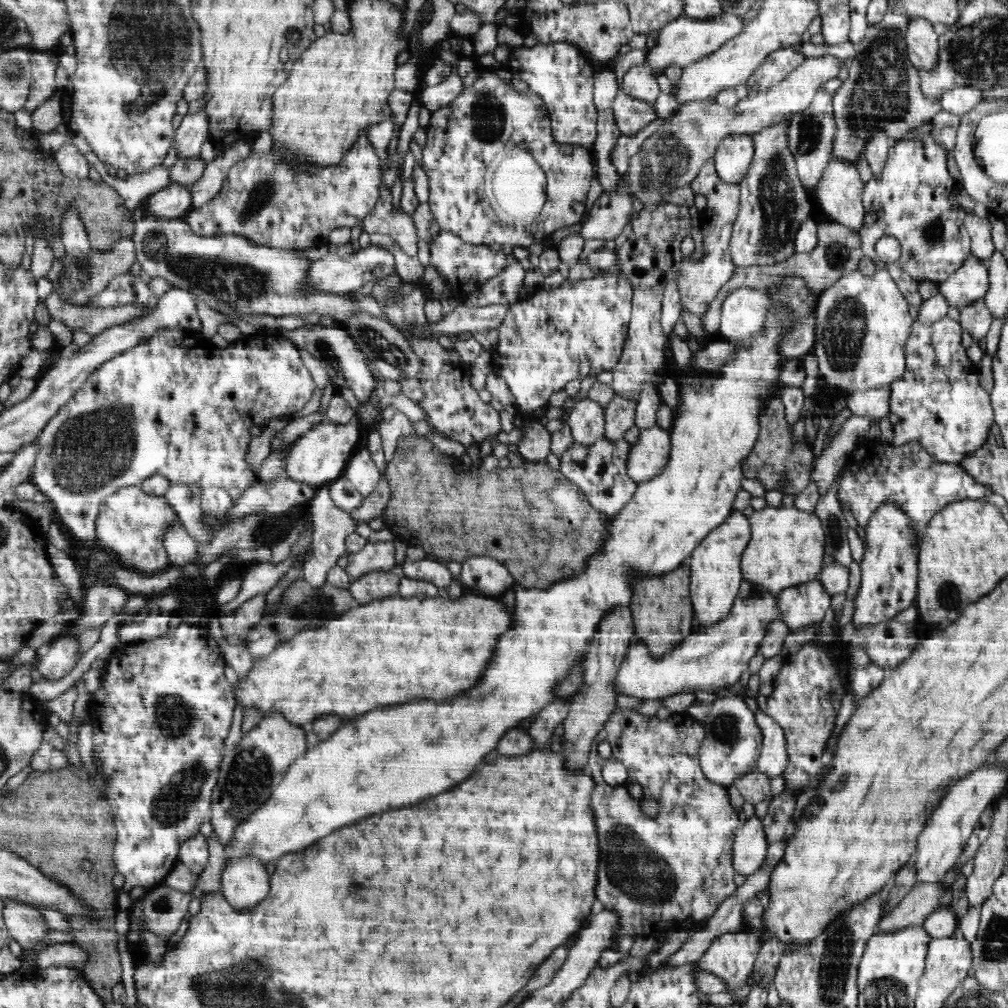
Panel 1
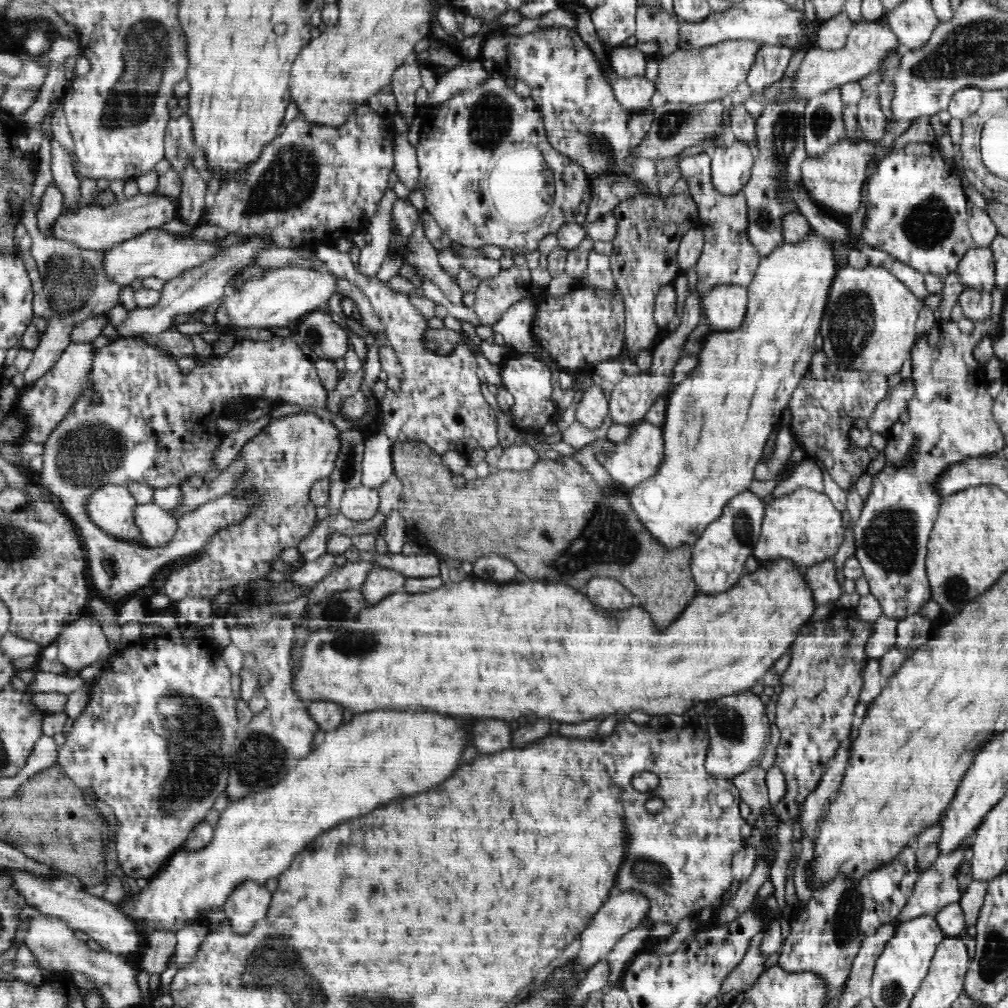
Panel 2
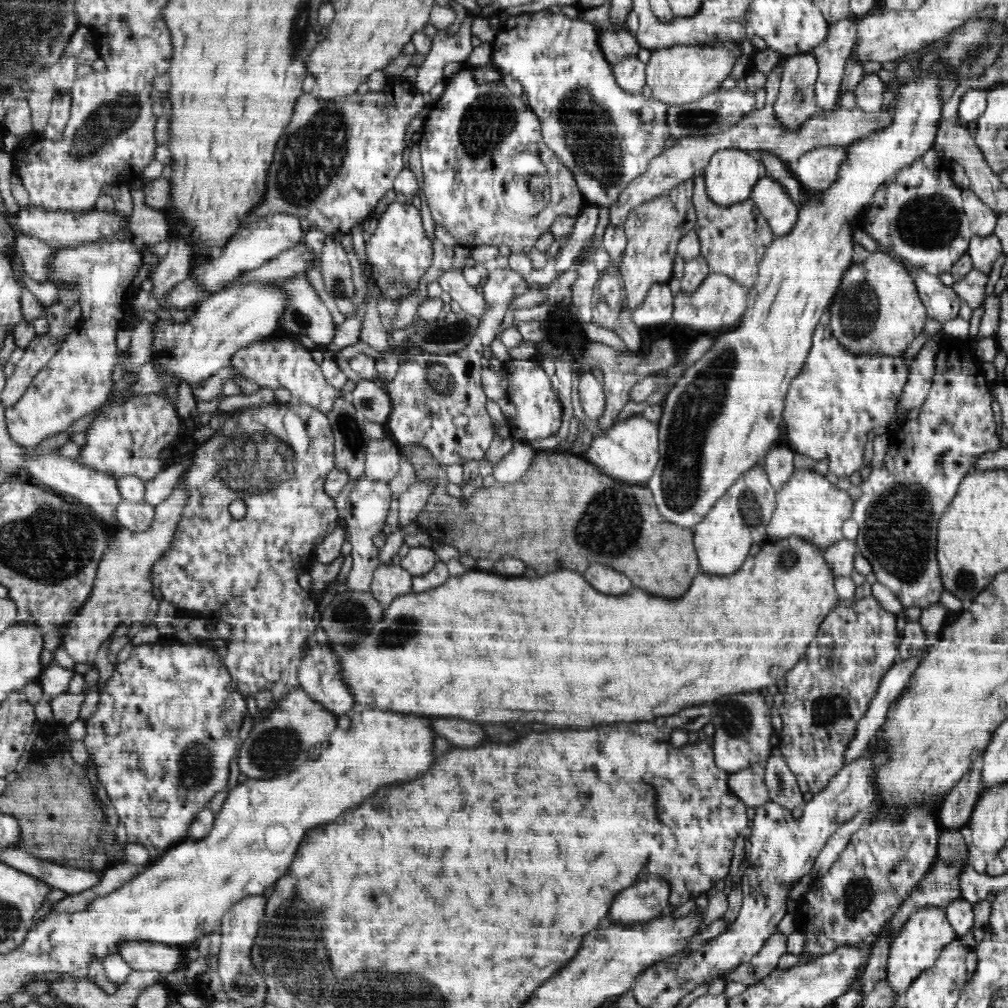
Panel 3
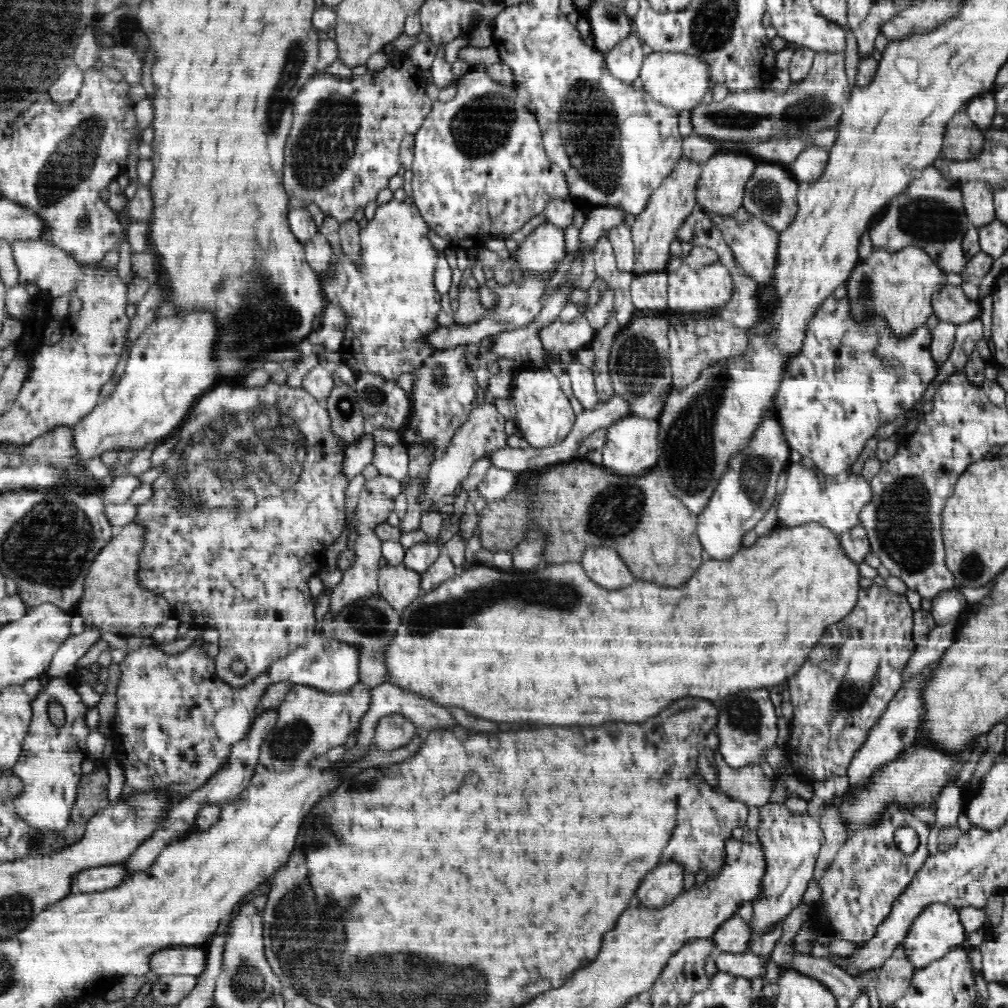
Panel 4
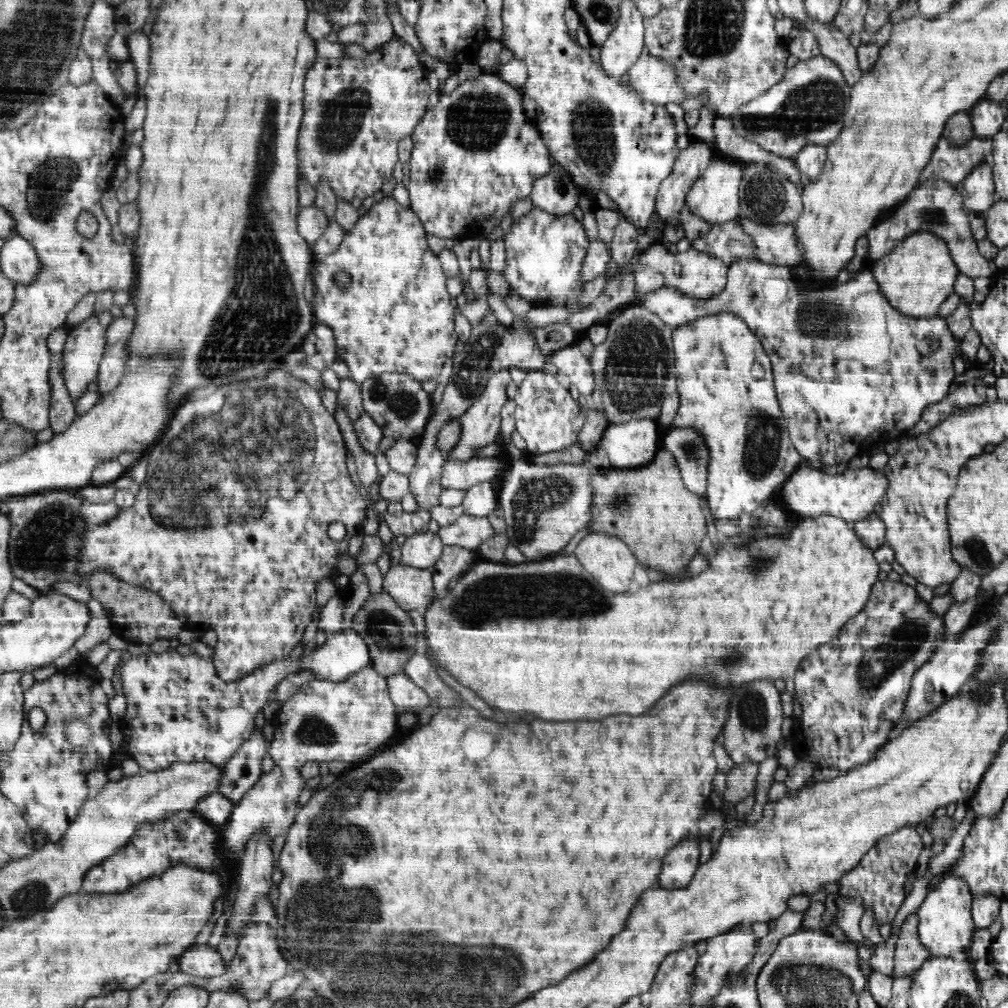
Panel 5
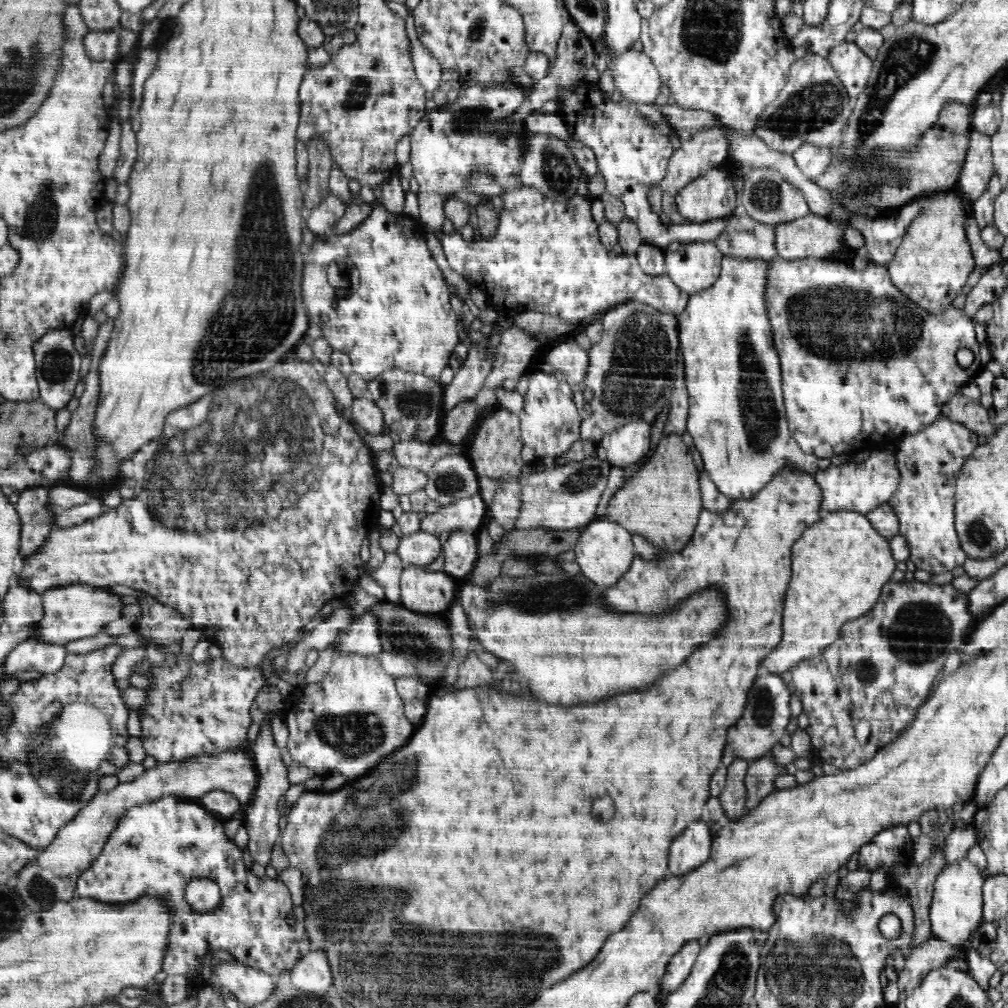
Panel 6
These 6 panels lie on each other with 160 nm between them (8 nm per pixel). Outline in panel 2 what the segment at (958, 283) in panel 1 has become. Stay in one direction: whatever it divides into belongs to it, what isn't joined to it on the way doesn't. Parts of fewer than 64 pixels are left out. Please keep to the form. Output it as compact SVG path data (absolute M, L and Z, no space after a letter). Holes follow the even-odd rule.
M973 247L959 263L959 281L966 289L990 293L995 285L995 259L991 248Z

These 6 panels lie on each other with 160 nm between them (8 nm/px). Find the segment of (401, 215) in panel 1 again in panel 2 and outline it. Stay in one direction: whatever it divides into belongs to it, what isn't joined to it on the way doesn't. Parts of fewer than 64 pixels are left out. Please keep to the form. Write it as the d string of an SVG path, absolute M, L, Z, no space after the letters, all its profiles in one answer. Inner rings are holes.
M419 226L408 240L408 258L410 265L418 268L420 273L430 279L442 290L446 298L455 305L464 306L463 290L456 282L456 277L450 277L438 261L438 250L426 239L424 230Z

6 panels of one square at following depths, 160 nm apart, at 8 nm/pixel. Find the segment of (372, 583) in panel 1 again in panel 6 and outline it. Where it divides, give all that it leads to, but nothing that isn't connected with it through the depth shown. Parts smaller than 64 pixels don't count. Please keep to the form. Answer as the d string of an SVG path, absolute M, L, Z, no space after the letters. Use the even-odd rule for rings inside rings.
M404 566L400 577L401 606L415 613L440 613L447 610L458 594L462 580L442 571L426 571L421 567Z

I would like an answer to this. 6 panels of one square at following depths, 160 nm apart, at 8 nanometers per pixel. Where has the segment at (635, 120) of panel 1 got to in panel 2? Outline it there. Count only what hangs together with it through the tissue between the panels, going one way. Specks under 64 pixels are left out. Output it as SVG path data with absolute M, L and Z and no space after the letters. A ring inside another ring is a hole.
M616 76L611 87L617 101L625 110L631 110L631 114L650 106L650 99L656 91L655 85L645 76Z

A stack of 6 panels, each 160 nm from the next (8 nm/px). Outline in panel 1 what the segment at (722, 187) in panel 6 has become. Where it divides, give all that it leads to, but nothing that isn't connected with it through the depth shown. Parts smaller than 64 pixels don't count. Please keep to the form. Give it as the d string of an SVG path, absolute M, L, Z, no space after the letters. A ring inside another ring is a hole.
M749 133L723 138L713 156L717 176L729 185L739 184L754 156L754 141Z

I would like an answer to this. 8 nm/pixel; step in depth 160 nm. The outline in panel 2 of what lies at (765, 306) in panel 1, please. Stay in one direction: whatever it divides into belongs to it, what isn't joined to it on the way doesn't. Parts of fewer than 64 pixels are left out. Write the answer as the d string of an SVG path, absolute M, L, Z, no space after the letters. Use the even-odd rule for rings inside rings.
M732 284L712 287L701 302L710 328L718 333L738 330L748 307L747 288Z

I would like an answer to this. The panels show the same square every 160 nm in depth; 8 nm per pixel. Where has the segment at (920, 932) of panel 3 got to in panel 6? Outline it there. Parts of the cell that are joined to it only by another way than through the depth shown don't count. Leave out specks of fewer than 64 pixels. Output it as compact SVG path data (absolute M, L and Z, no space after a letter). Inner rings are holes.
M964 858L954 861L938 874L929 906L931 934L950 944L966 947L972 934L983 923L983 884L985 879L976 863Z

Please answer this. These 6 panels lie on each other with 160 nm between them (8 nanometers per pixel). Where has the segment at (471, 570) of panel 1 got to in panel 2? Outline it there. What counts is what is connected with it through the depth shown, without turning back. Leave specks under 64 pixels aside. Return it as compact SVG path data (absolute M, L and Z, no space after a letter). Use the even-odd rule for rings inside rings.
M488 556L477 558L473 562L471 576L483 579L484 582L510 583L518 572L517 566L507 558Z

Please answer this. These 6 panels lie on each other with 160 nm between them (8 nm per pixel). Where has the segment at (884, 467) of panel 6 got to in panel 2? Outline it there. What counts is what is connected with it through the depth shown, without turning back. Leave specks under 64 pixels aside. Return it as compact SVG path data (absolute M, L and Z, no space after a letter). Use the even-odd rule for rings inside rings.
M800 486L768 504L753 556L758 563L790 558L796 566L810 567L833 558L844 538L841 516L842 513L836 510L826 493Z

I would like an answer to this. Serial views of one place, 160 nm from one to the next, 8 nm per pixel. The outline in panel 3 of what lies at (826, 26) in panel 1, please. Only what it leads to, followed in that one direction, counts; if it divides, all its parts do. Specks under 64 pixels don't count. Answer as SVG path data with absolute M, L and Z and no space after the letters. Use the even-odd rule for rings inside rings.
M849 19L833 22L827 40L812 51L818 63L814 94L817 108L821 112L832 112L840 108L840 87L856 34L857 25Z

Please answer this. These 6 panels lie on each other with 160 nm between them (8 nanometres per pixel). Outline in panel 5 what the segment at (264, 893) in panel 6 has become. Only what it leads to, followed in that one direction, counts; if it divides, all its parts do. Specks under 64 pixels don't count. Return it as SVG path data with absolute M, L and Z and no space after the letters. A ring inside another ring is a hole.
M183 810L173 811L157 822L146 820L129 842L116 854L88 870L81 883L82 893L123 893L139 885L147 878L159 876L172 865L188 865L188 868L215 869L217 858L218 828L202 820L202 816Z

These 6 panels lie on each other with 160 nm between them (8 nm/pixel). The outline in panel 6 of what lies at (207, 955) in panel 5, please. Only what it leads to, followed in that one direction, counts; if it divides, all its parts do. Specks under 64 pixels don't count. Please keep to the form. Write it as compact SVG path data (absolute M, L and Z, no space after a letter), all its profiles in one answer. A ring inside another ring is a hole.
M220 961L214 965L214 974L221 987L227 988L240 1002L249 1007L266 1001L278 986L277 978L242 963Z

